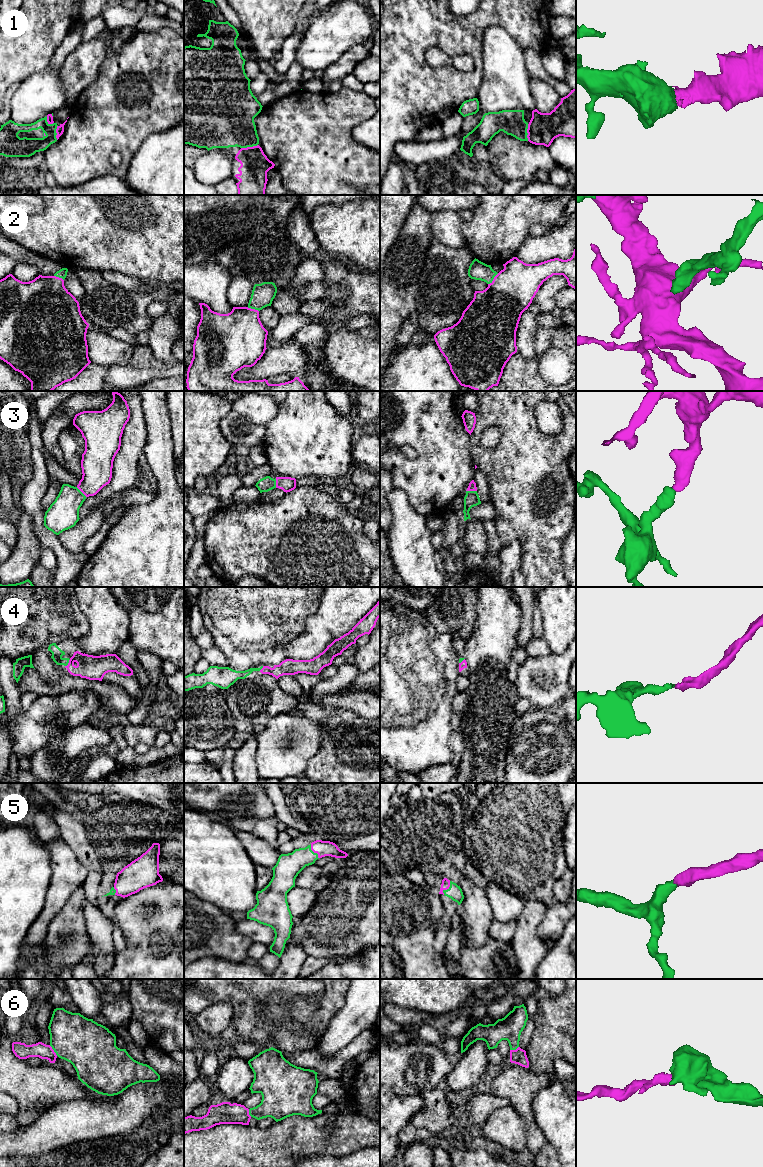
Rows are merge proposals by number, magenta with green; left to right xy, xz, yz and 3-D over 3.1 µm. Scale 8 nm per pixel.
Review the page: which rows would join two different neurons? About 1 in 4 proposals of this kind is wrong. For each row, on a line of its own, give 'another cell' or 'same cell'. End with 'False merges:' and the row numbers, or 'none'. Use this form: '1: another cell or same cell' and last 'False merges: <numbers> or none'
1: same cell
2: same cell
3: same cell
4: same cell
5: same cell
6: same cell
False merges: none

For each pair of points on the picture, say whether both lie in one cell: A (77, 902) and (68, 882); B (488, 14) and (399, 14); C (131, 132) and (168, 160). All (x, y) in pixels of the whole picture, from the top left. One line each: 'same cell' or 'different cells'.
A: different cells
B: same cell
C: different cells

